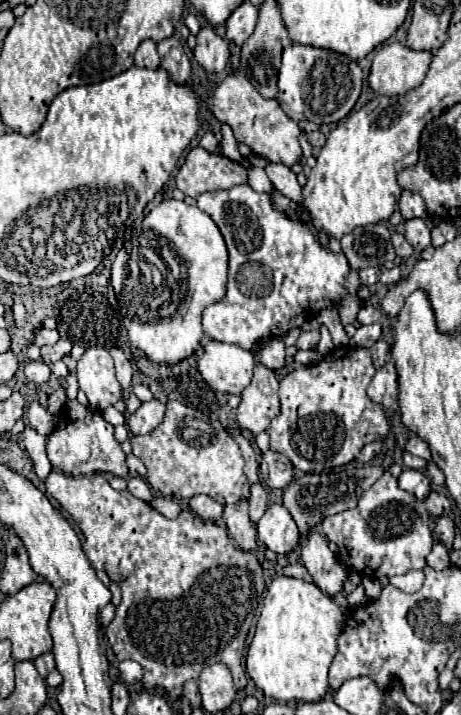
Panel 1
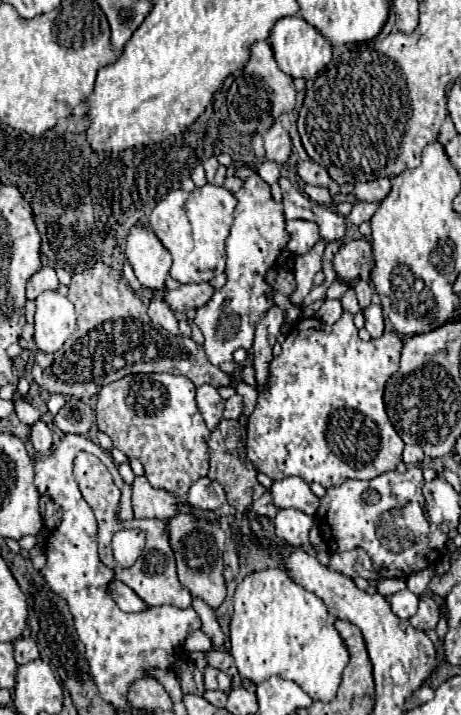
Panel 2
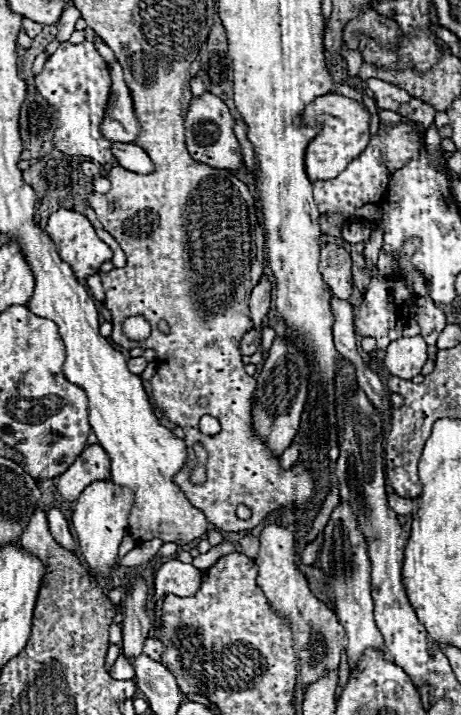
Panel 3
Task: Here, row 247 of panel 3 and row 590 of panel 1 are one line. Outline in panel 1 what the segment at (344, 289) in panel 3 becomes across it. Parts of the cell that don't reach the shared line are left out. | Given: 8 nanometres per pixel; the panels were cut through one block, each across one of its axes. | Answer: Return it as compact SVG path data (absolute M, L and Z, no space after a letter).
M316 528L308 530L306 540L302 542L302 562L308 572L314 576L314 584L328 596L342 590L346 572L342 562L328 548L328 540Z

